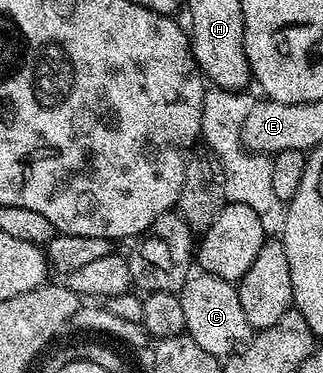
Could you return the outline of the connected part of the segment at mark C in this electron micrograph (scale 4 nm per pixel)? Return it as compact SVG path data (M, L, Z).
M193 273L178 291L182 313L186 316L184 329L206 352L217 356L231 356L251 339L254 331L250 320L242 313L239 289L233 283L213 274Z

